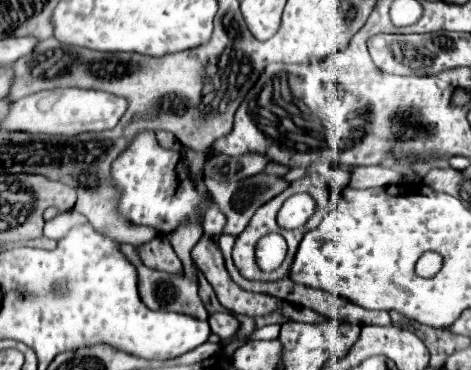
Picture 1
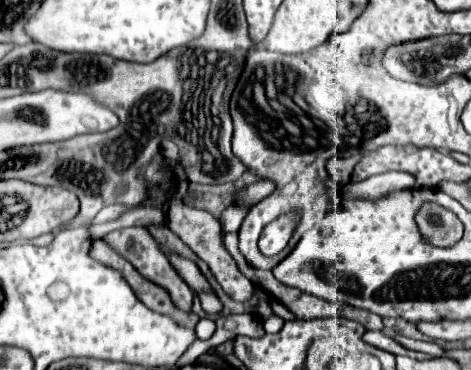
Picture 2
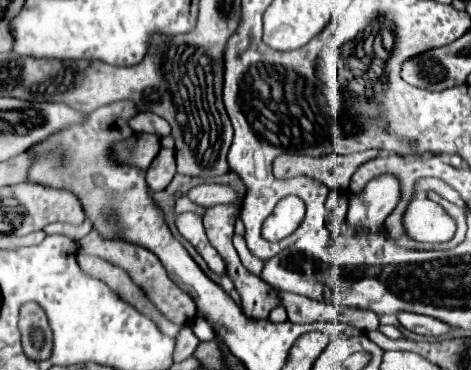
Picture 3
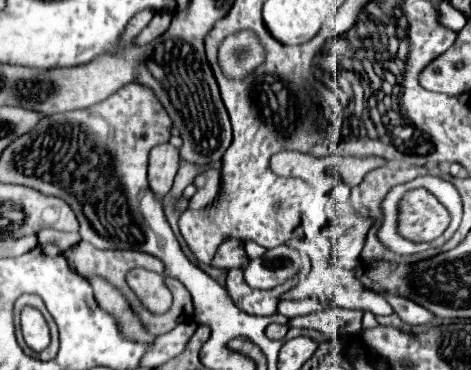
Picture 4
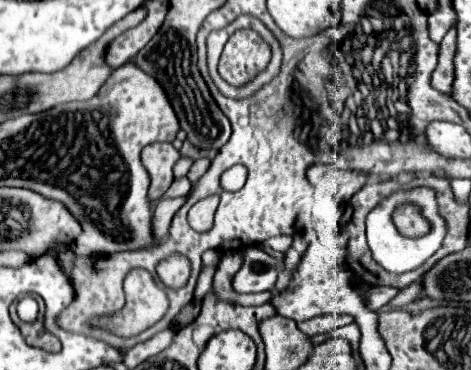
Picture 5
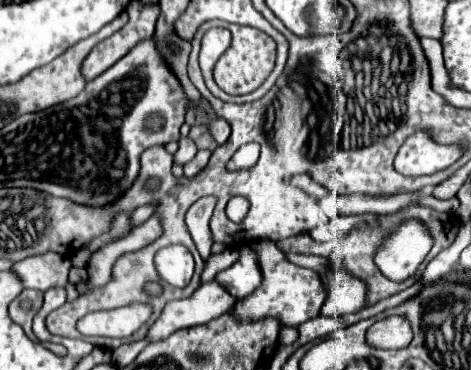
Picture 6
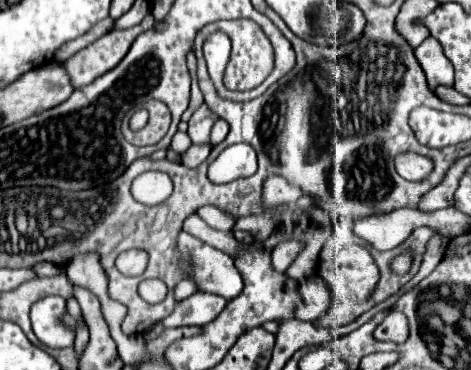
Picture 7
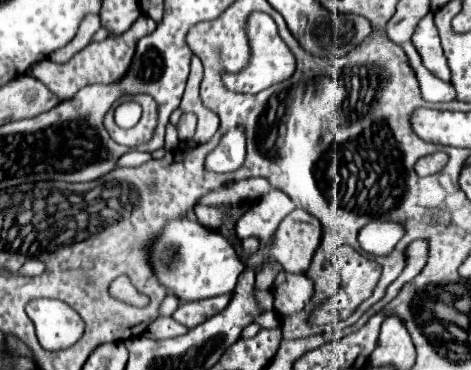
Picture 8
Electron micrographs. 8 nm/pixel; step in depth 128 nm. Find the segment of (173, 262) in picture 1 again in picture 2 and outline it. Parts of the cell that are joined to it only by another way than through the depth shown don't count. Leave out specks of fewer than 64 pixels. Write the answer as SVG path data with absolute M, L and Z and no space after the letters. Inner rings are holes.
M130 227L126 230L118 230L106 235L103 240L112 246L118 254L122 254L126 260L132 262L132 266L148 280L156 282L158 286L166 288L174 300L176 306L180 306L182 310L190 310L192 308L192 299L194 292L188 287L188 284L180 278L180 274L170 266L170 260L166 258L164 250L160 248L160 244L152 238L152 234L146 228ZM188 288L188 292L187 292Z

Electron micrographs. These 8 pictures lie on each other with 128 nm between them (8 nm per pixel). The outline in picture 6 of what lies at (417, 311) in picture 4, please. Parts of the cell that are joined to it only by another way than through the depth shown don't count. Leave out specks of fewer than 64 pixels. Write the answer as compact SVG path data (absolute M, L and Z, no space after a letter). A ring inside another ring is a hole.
M334 268L328 272L328 300L322 306L322 314L344 316L366 308L366 302L368 286L364 280Z

